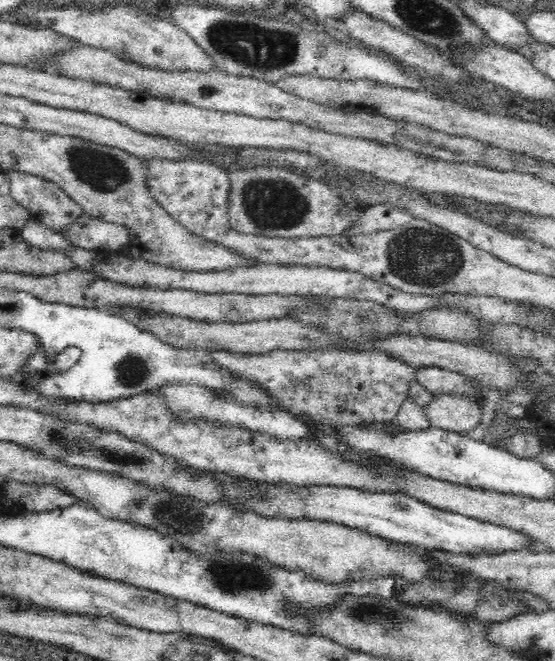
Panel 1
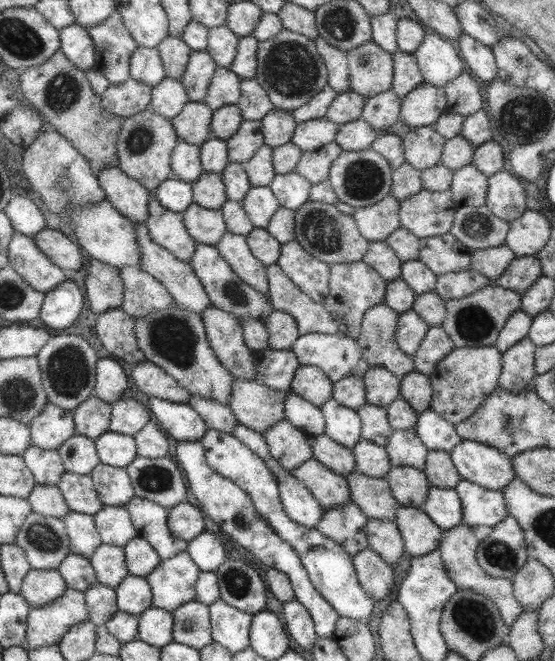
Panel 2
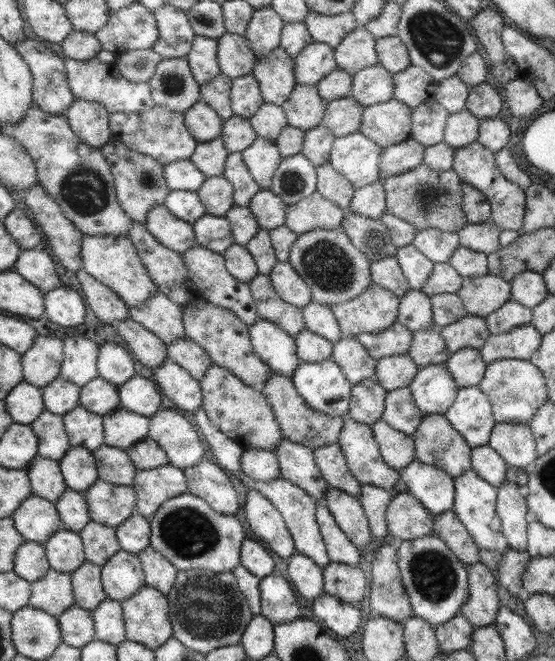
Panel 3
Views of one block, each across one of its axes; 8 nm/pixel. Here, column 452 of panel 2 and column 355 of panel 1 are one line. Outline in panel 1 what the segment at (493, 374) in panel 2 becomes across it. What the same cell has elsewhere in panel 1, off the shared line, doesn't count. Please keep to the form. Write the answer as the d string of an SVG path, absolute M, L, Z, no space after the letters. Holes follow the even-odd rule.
M326 348L326 350L274 350L271 354L244 355L232 351L212 351L217 364L237 374L247 376L263 384L263 388L273 394L276 401L284 407L288 407L290 414L308 415L317 424L329 424L329 426L340 426L340 424L360 423L386 423L394 422L397 414L408 397L410 382L416 380L414 367L404 365L402 361L396 361L379 350L368 350L368 353L360 353L358 350L337 350L337 348Z

